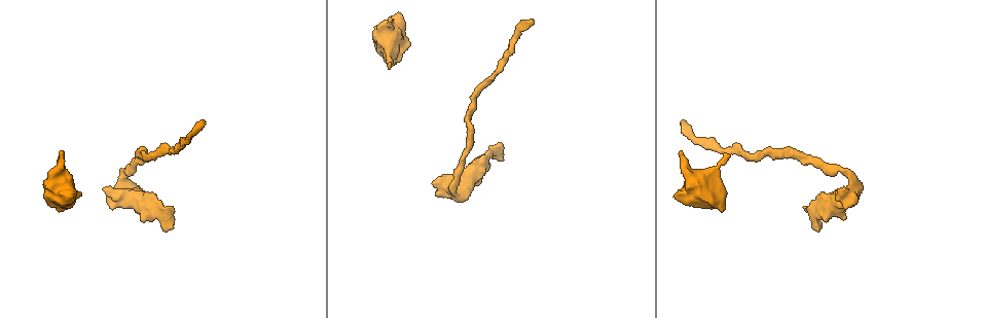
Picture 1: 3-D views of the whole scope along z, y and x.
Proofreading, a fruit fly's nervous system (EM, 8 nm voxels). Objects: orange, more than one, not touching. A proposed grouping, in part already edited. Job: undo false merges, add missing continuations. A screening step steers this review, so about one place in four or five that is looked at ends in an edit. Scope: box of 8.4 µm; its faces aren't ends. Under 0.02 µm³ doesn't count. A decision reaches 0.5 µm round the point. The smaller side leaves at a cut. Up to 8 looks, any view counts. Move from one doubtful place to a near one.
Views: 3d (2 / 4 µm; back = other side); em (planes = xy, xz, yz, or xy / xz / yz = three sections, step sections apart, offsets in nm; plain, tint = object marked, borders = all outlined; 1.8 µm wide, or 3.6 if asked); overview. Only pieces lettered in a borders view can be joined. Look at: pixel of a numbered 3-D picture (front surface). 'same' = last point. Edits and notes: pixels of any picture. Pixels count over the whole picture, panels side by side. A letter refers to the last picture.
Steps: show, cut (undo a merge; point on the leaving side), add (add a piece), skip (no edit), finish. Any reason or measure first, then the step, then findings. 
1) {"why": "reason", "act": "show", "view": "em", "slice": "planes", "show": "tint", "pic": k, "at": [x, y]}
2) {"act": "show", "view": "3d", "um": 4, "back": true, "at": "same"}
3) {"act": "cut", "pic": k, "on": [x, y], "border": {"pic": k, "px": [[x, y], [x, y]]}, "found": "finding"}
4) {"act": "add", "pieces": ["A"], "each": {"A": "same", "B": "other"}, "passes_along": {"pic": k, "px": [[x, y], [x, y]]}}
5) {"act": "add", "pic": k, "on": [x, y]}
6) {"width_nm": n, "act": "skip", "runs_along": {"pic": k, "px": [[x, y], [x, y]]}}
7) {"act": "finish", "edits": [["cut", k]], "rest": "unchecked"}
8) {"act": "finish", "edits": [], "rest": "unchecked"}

{"why": "branch stops here", "act": "show", "view": "3d", "um": 2, "pic": 1, "at": [164, 231]}

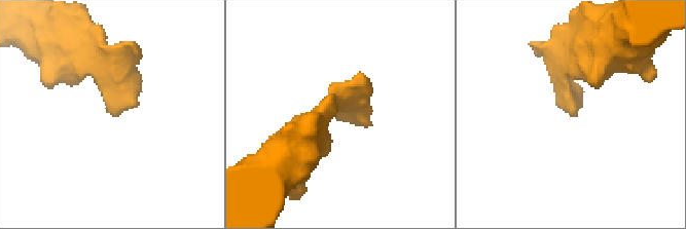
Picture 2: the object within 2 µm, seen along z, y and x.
{"act": "show", "view": "em", "slice": "planes", "show": "tint", "pic": 2, "at": [575, 112]}

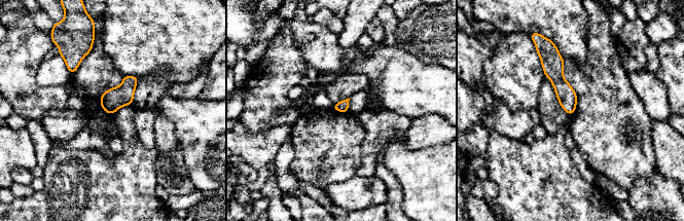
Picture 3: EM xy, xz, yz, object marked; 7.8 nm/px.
{"act": "show", "view": "em", "slice": "planes", "show": "borders", "at": "same"}

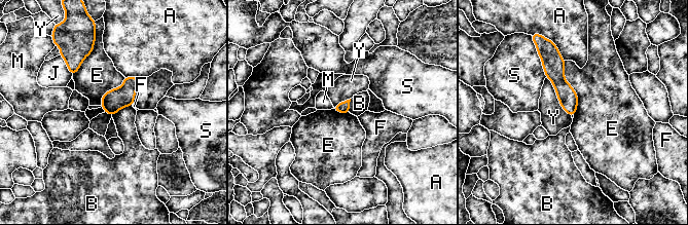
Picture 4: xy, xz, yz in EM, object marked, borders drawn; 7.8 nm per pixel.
{"act": "skip", "each": {"A": "other", "B": "other", "E": "other", "F": "other", "J": "other", "M": "other", "S": "other", "Y": "other"}, "border": {"pic": 4, "px": [[564, 61], [574, 115]]}, "found": "none of them fits"}

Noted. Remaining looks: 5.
{"act": "show", "view": "em", "slice": "yz", "step": 16, "show": "tint", "pic": 1, "at": [854, 202]}

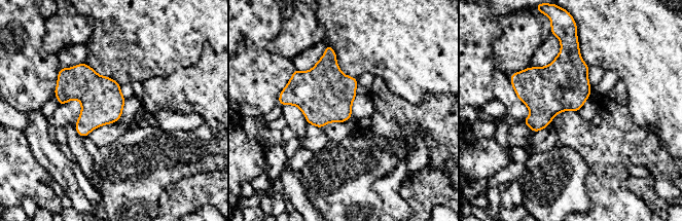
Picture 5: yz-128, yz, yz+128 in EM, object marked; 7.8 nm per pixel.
{"act": "show", "view": "em", "slice": "planes", "show": "borders", "at": "same"}

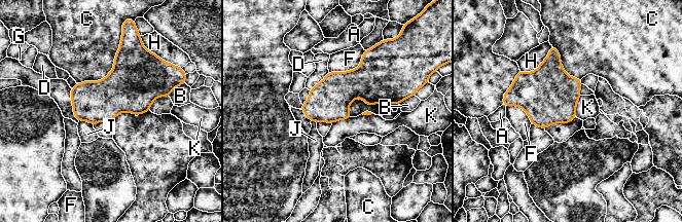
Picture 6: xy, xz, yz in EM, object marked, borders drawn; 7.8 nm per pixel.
{"act": "skip", "each": {"A": "other", "B": "other", "C": "other", "D": "other", "F": "other", "G": "other", "H": "other", "J": "other", "K": "other"}, "border": {"pic": 6, "px": [[580, 95], [576, 105], [575, 116]]}, "found": "no lettered piece goes on from it"}

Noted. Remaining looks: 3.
{"why": "long arm stops here", "act": "show", "view": "em", "slice": "planes", "show": "borders", "pic": 1, "at": [531, 20]}

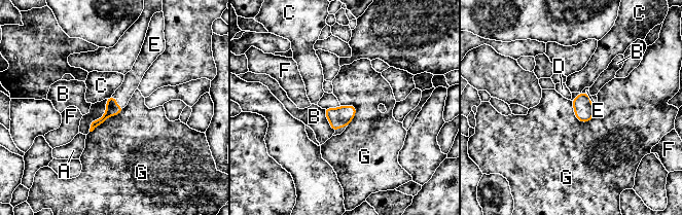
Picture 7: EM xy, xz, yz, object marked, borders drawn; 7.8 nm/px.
{"width_nm": 100, "act": "add", "pieces": ["E"], "each": {"A": "other", "B": "other", "C": "other", "D": "other", "E": "same", "F": "other", "G": "other"}, "passes_along": {"pic": 7, "px": [[112, 109], [116, 104], [133, 78]]}, "found": "the neuron continues"}

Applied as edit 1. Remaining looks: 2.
{"act": "finish", "edits": [["add", 7]], "rest": "unchecked"}

